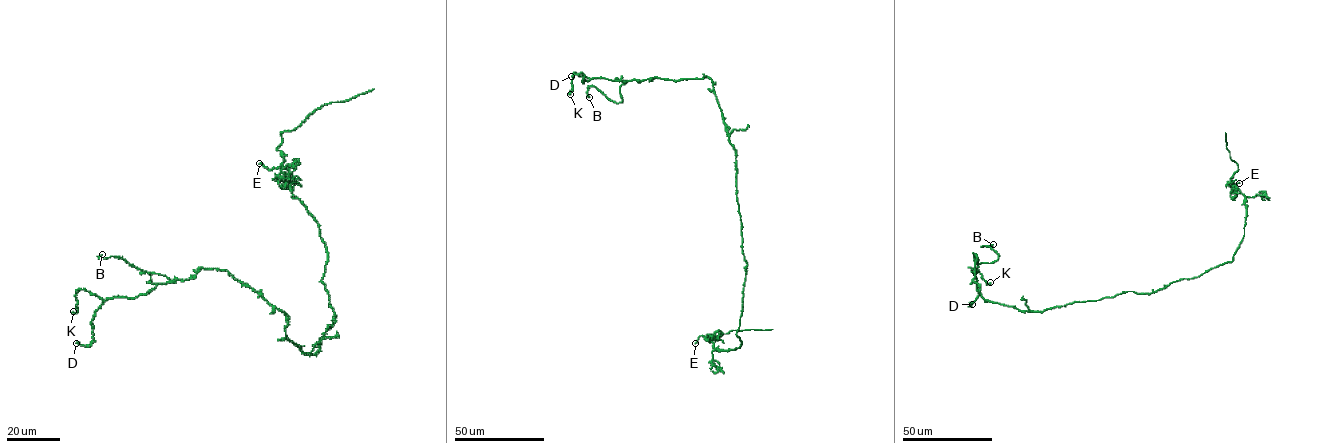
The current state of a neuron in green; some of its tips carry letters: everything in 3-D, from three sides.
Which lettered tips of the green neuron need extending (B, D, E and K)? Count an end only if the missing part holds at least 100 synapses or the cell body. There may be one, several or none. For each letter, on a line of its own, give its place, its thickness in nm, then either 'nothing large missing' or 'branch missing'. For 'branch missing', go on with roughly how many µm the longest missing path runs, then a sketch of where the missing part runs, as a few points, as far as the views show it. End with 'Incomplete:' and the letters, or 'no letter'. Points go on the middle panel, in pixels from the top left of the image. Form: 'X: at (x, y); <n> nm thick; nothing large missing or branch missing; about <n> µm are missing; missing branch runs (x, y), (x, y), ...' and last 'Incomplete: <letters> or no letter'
B: at (589, 97); 320 nm thick; nothing large missing
D: at (571, 76); 400 nm thick; nothing large missing
E: at (695, 343); 200 nm thick; nothing large missing
K: at (570, 94); 440 nm thick; nothing large missing
Incomplete: no letter

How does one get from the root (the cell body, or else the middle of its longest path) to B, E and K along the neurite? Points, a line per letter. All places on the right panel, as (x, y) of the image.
B: (1103, 298), (1040, 311), (986, 300), (973, 253), (977, 264), (993, 262), (999, 255), (982, 246), (993, 244)
E: (1103, 298), (1128, 291), (1156, 292), (1231, 262), (1244, 231), (1244, 196), (1230, 185), (1239, 183)
K: (1103, 298), (1040, 311), (988, 301), (973, 280), (974, 253), (977, 272), (969, 268), (990, 282)

